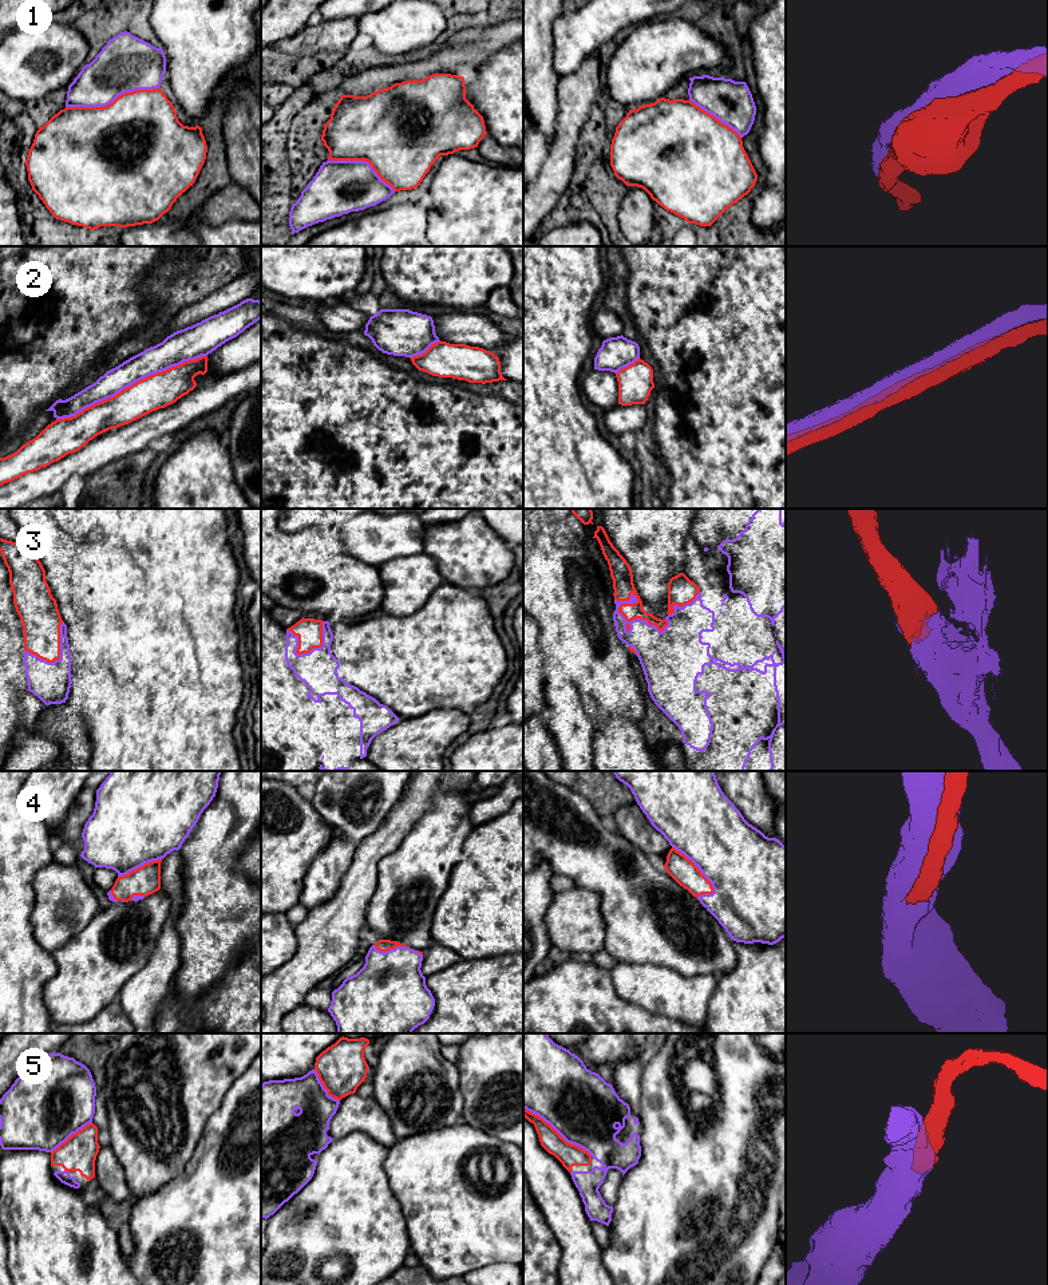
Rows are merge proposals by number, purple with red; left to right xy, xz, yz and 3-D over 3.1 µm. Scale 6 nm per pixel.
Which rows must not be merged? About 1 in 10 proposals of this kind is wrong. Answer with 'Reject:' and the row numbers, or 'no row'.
Reject: no row

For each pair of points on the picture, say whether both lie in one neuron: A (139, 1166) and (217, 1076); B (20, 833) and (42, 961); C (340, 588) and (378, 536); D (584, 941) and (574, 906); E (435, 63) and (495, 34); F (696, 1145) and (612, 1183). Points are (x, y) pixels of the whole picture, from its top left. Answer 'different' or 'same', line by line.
A: same
B: same
C: different
D: same
E: same
F: different

